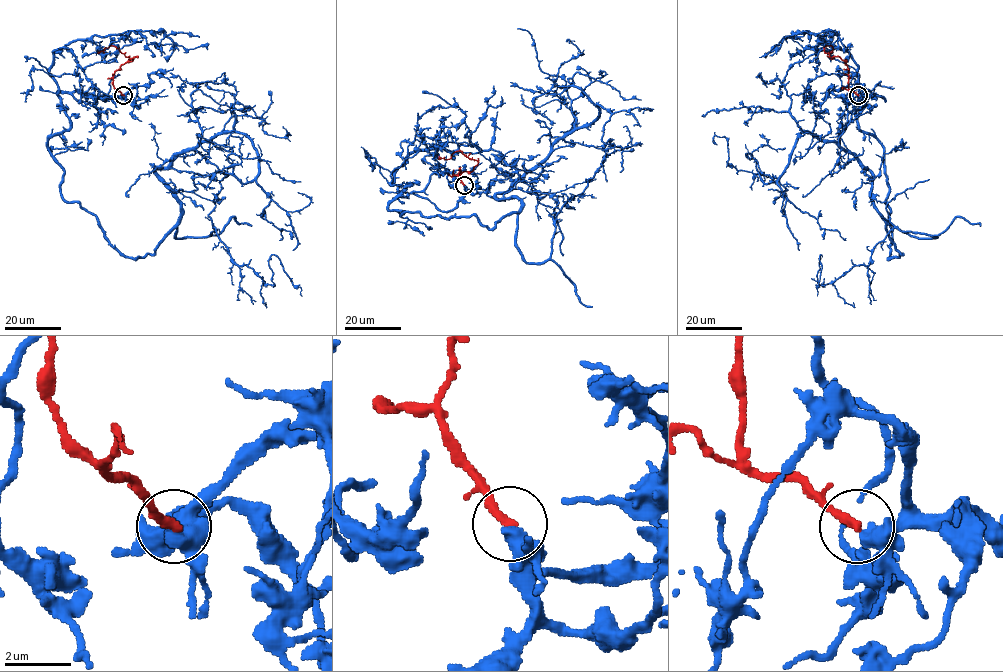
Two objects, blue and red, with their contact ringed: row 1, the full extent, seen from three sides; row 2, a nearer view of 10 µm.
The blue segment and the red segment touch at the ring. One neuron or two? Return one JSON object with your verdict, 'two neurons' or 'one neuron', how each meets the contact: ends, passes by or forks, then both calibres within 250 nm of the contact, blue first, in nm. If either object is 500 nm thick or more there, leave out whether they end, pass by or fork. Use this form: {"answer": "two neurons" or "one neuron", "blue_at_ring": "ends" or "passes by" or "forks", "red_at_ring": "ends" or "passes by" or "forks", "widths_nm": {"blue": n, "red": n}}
{"answer": "two neurons", "blue_at_ring": "forks", "red_at_ring": "ends", "widths_nm": {"blue": 320, "red": 280}}

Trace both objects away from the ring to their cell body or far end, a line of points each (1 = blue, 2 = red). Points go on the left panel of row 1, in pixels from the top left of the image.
1: (123, 95), (58, 92), (48, 147), (122, 253), (185, 150), (258, 174), (229, 145)
2: (123, 95), (113, 85), (114, 73), (137, 57), (126, 57), (113, 45), (97, 52)

